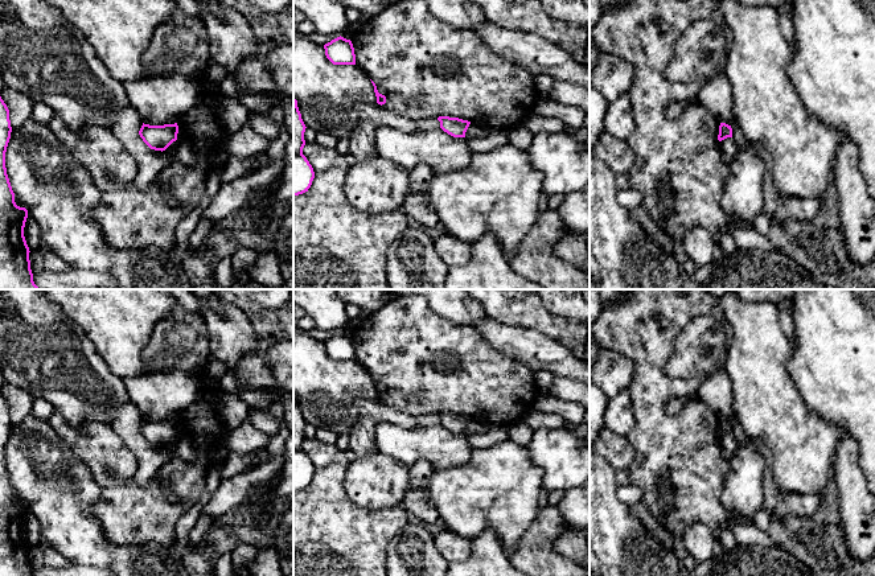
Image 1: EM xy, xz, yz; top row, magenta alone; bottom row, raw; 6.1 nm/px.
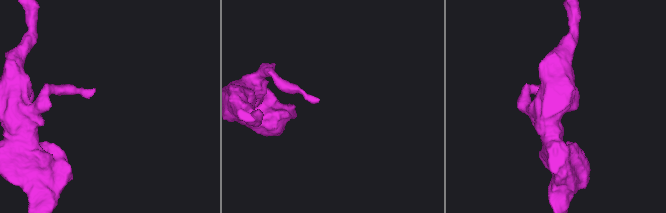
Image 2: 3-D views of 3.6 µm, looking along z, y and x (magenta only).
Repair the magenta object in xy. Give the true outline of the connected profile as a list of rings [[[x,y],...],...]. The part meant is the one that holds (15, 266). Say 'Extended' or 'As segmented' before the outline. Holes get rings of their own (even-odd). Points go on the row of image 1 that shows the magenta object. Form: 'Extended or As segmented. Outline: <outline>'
As segmented. Outline: [[[0,96],[0,289],[41,289],[33,281],[24,236],[28,210],[16,205],[5,168],[11,132],[9,110]]]

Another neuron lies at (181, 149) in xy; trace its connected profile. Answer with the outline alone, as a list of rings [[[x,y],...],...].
[[[177,139],[165,149],[165,152],[174,155],[185,165],[194,164],[193,151],[190,145],[184,140]]]

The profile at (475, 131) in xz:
[[[471,123],[467,132],[465,132],[465,139],[480,139],[485,137],[489,133],[490,129],[488,129],[482,124],[477,123]]]

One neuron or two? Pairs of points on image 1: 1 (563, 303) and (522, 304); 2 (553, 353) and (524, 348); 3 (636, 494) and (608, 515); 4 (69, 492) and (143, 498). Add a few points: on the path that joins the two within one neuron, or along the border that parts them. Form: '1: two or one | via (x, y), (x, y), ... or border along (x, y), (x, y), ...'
1: two | border along (541, 303), (550, 312), (571, 319)
2: one | via (546, 353), (539, 353), (530, 348)
3: two | border along (617, 486), (617, 497), (644, 526)
4: two | border along (98, 486), (93, 513), (102, 525)

